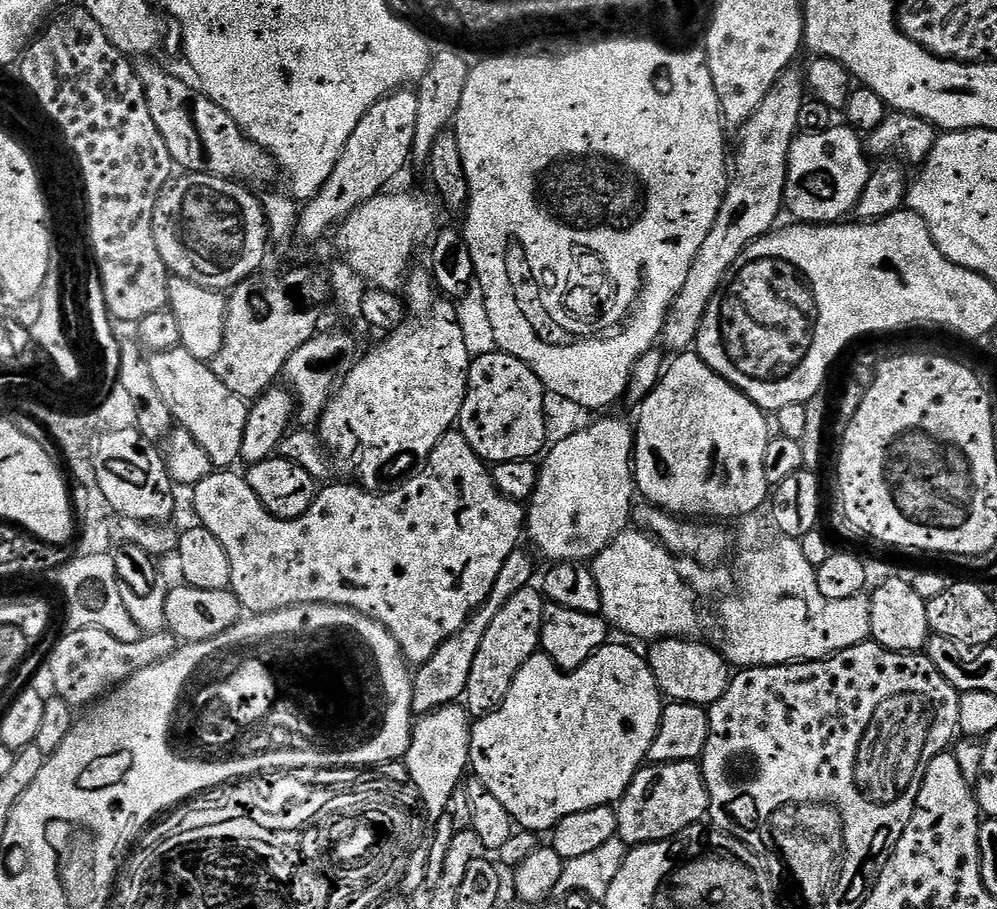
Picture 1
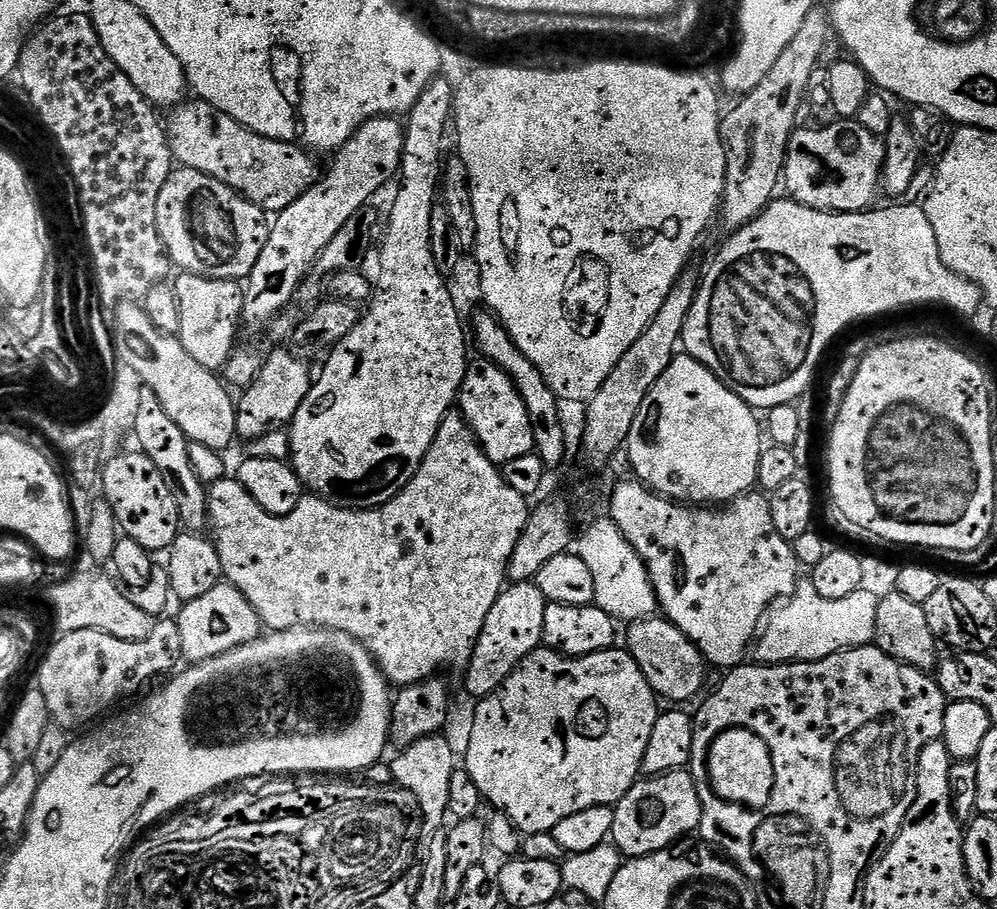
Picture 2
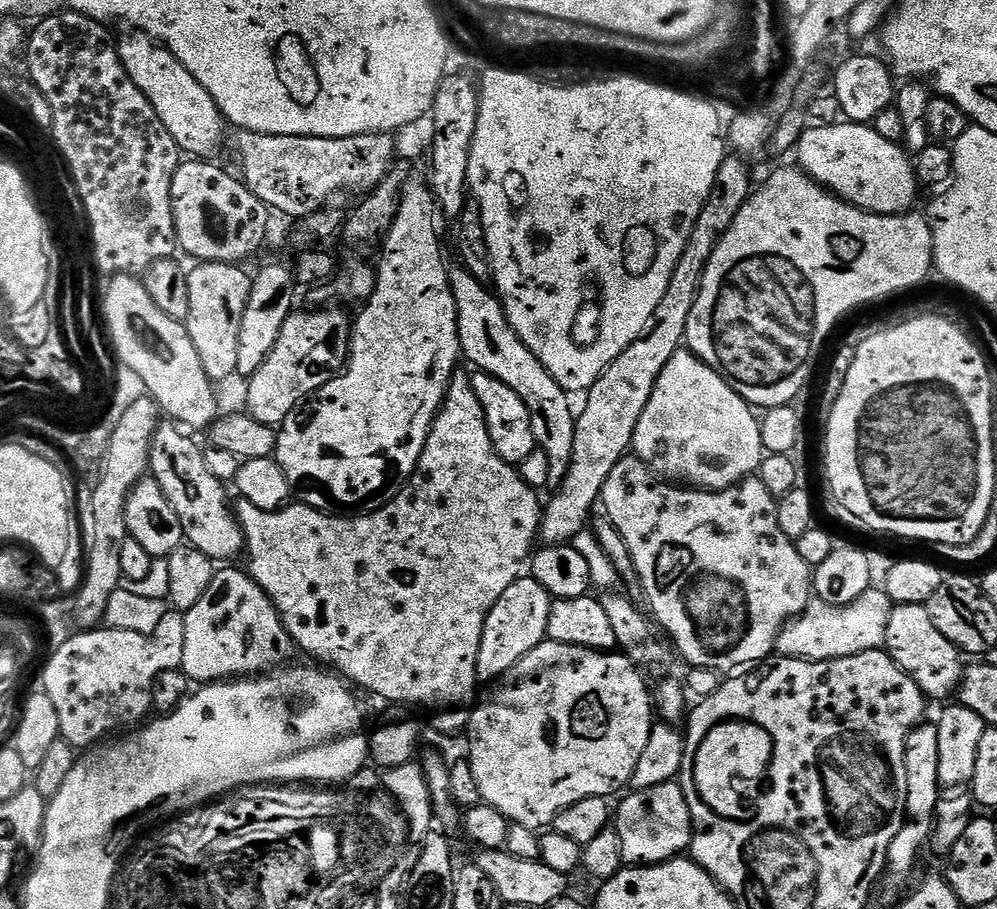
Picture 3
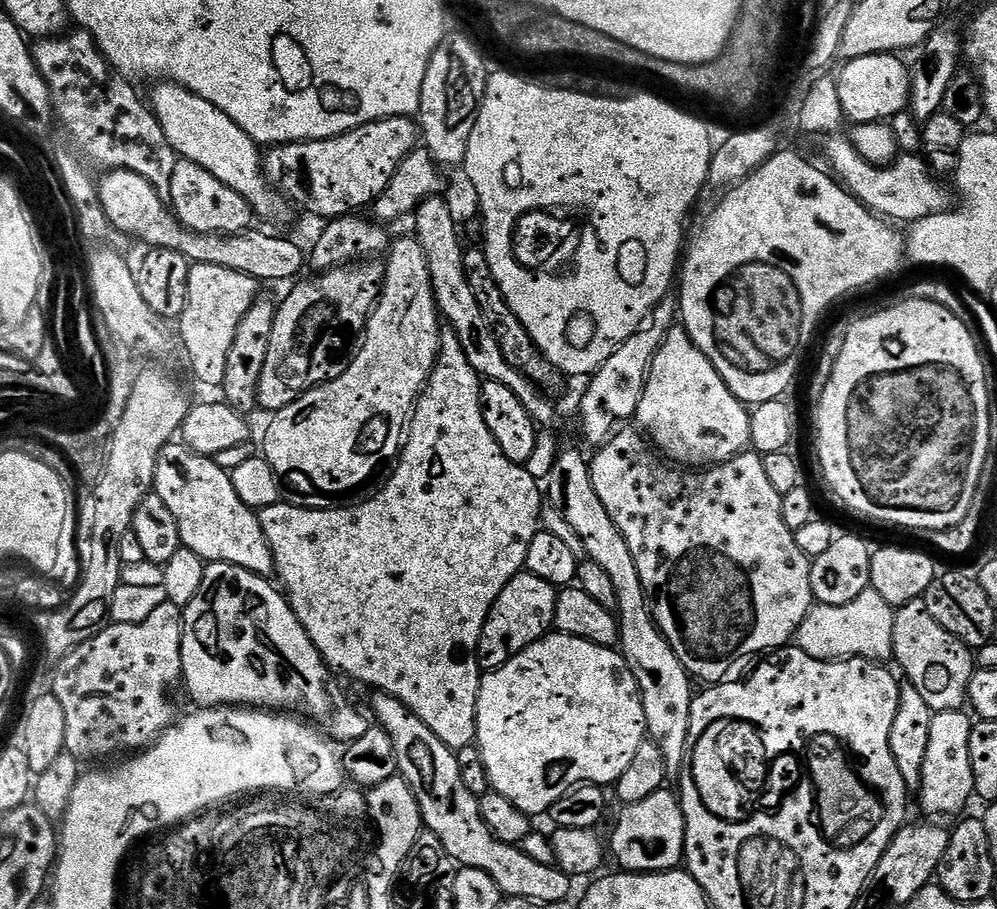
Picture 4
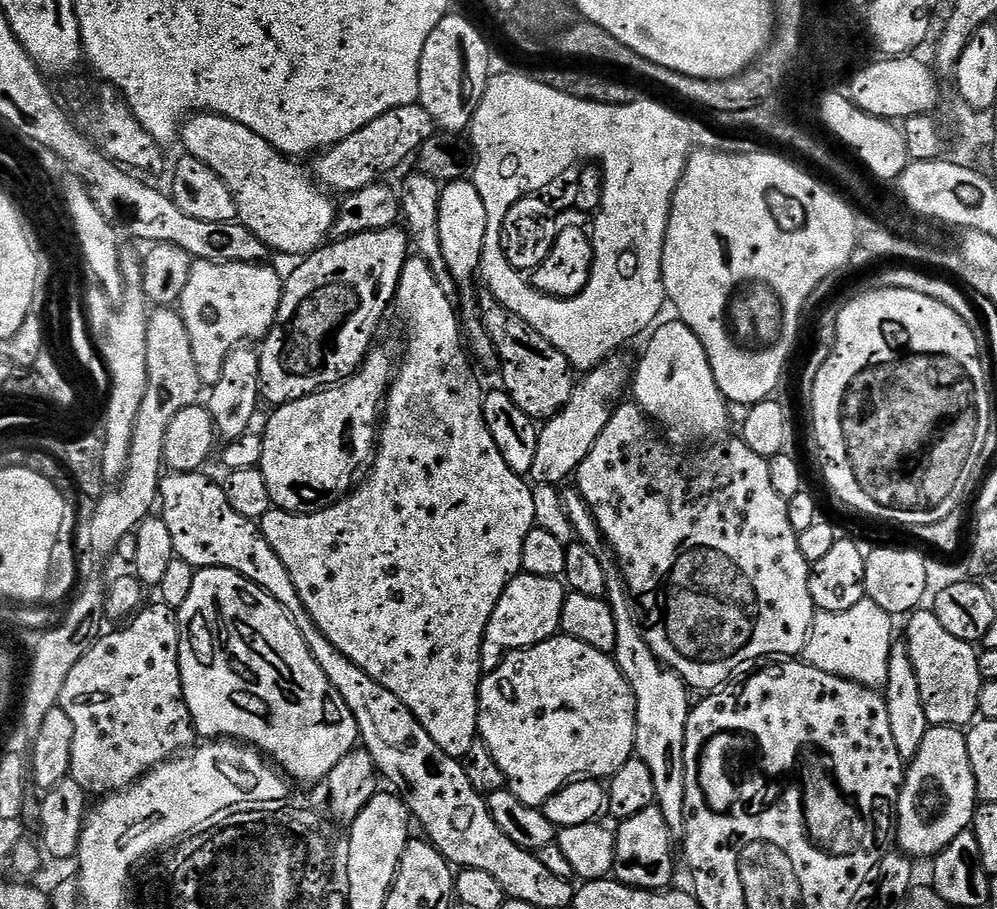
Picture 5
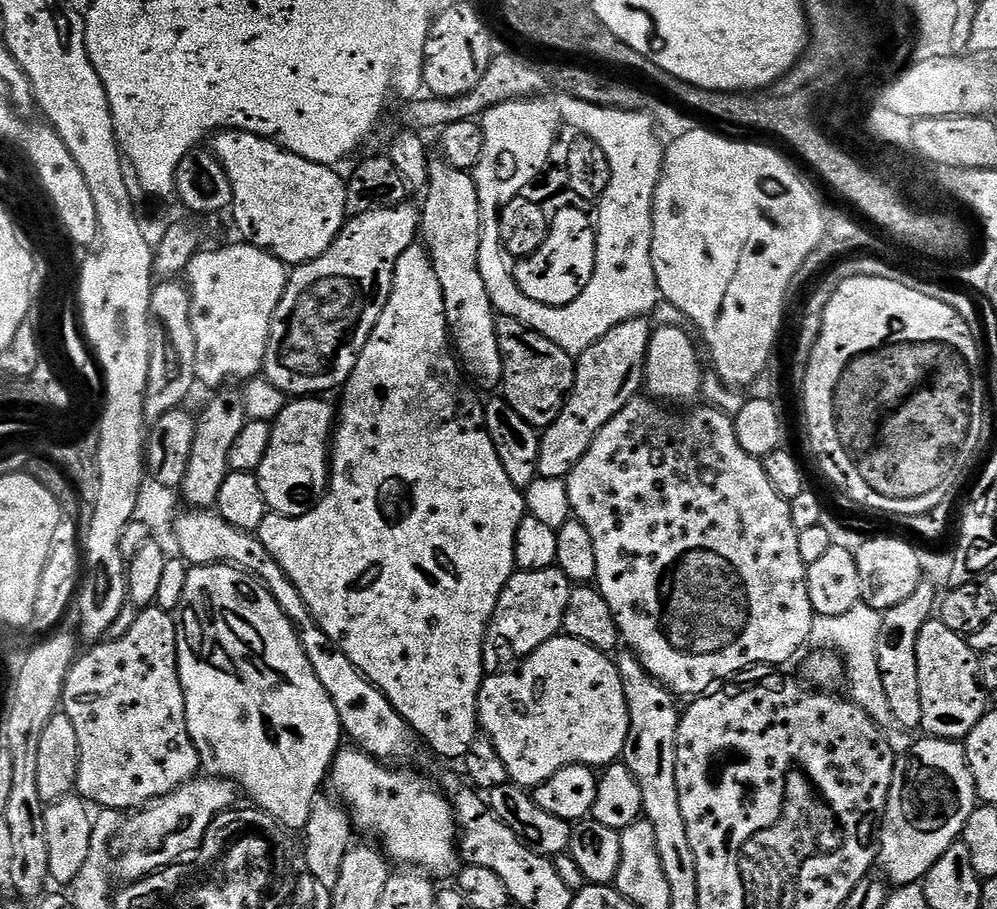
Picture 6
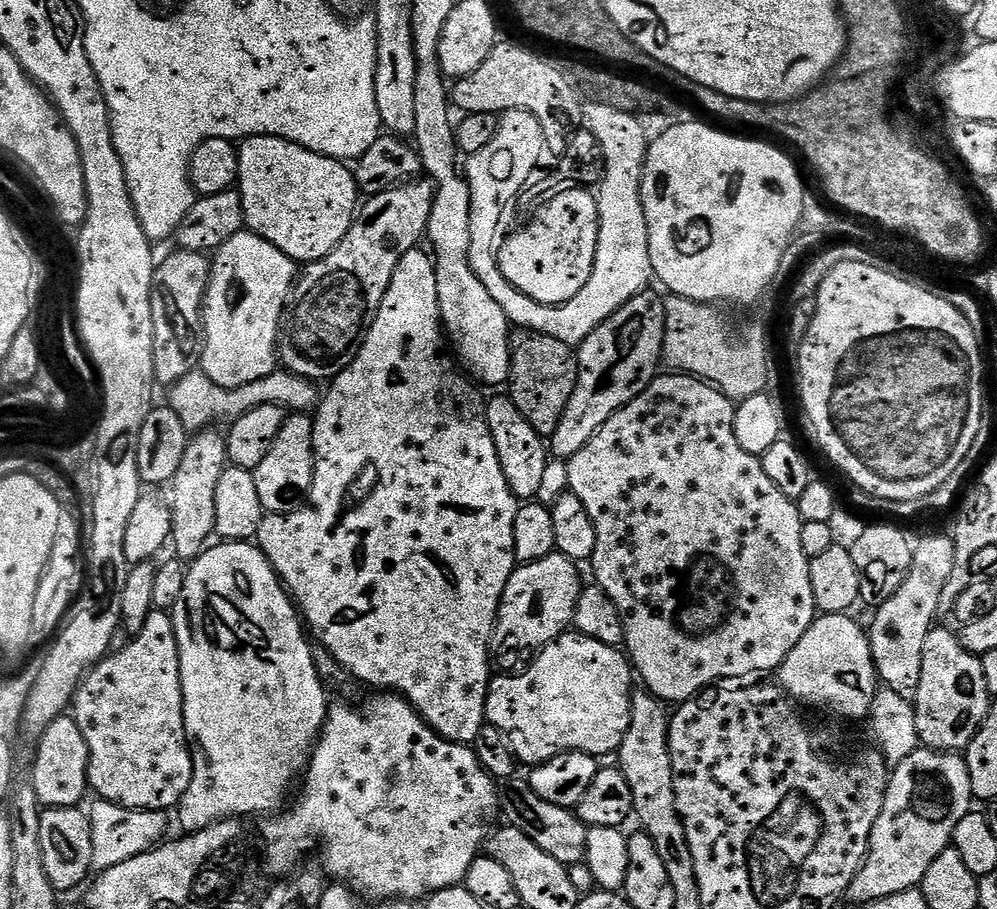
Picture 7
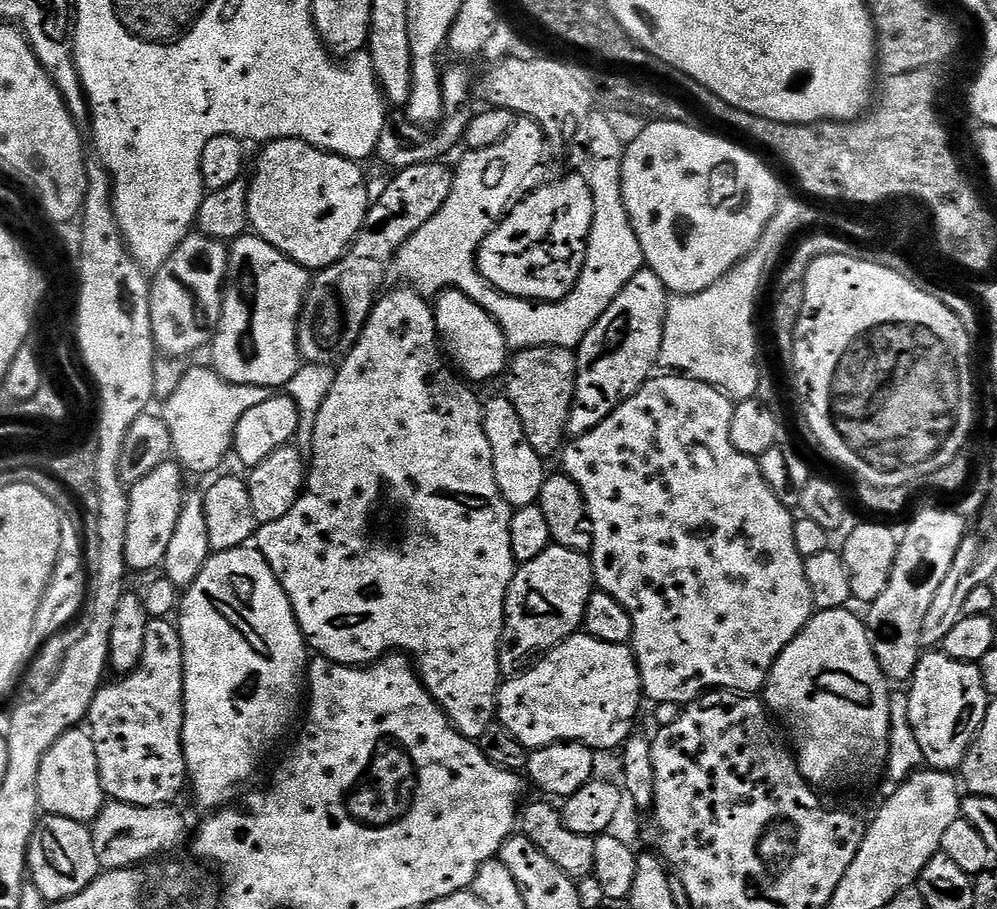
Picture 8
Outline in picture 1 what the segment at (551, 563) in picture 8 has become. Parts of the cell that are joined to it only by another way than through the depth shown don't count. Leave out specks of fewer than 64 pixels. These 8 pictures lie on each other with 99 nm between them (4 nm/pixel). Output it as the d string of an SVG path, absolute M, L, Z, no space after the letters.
M529 586L518 590L498 615L490 622L490 630L486 630L482 646L474 658L474 667L470 670L470 682L466 682L466 690L462 697L469 717L479 718L490 715L510 694L510 686L522 670L522 666L530 657L541 651L540 635L542 634L542 618L544 617L545 597L535 587Z

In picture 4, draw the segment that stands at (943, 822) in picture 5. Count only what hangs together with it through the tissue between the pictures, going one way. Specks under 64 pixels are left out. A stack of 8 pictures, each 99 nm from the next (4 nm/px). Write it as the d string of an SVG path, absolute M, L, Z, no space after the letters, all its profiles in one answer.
M964 710L938 712L932 717L930 746L926 748L926 762L922 764L922 782L918 792L921 806L932 815L929 817L952 816L967 806L968 799L973 799L976 786L970 762L970 734L973 727L973 717Z

